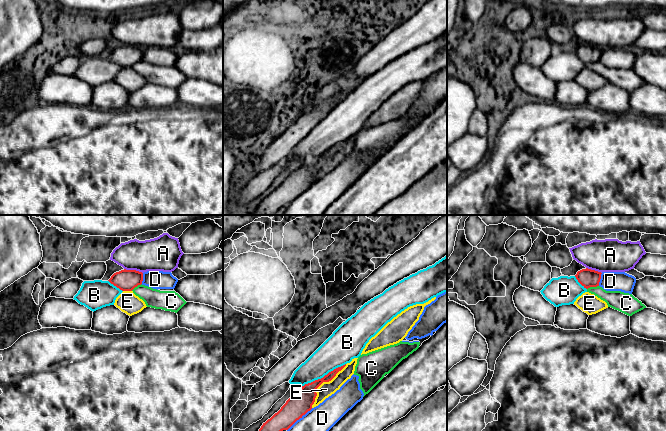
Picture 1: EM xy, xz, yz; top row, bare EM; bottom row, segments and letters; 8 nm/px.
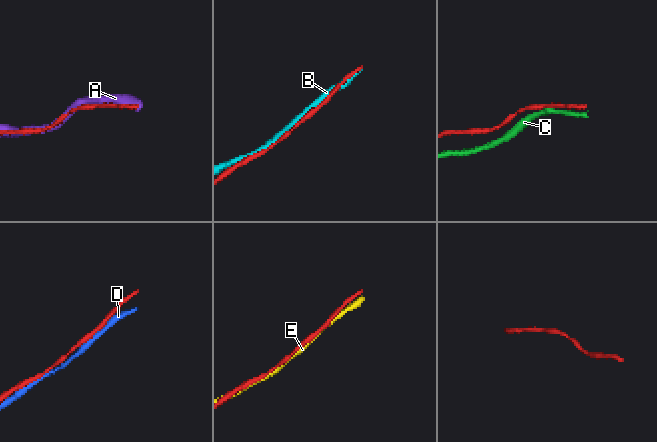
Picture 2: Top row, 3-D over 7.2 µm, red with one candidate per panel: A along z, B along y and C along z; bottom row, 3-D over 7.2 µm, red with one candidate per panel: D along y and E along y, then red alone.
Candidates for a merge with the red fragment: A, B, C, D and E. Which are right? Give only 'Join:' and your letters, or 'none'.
Join: none

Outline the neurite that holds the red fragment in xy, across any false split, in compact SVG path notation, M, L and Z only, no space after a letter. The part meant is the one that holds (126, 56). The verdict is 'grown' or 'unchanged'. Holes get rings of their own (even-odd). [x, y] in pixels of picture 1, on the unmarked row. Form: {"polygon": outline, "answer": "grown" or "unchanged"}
{"polygon": "M124 45L114 49L108 57L122 67L132 67L142 60L143 49Z", "answer": "unchanged"}

